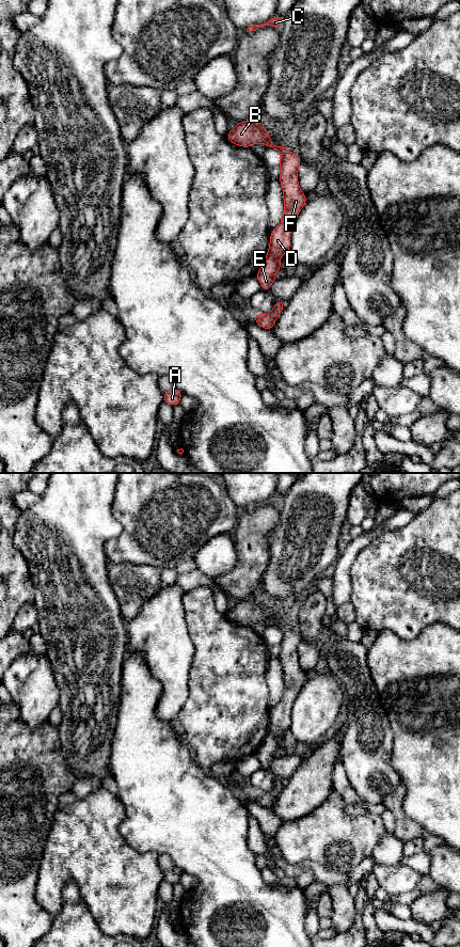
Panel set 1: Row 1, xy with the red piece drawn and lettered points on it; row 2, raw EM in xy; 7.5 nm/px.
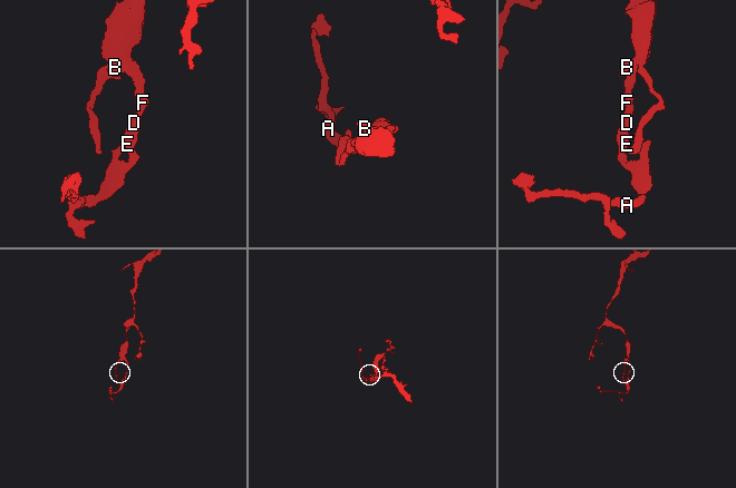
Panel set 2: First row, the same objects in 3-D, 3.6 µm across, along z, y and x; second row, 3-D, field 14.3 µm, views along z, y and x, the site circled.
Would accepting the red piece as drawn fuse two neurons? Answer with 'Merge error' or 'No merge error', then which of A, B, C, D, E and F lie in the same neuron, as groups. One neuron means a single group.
No merge error. Groups: A B C D E F

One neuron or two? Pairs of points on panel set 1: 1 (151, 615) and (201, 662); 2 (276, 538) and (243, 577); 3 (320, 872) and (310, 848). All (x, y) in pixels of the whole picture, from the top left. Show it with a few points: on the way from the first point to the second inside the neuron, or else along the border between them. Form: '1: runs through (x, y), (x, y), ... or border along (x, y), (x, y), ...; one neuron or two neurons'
1: border along (187, 630), (193, 647), (189, 679); two neurons
2: border along (279, 524), (268, 536), (268, 566), (264, 572); two neurons
3: border along (290, 863), (318, 862), (327, 867), (338, 870); two neurons

